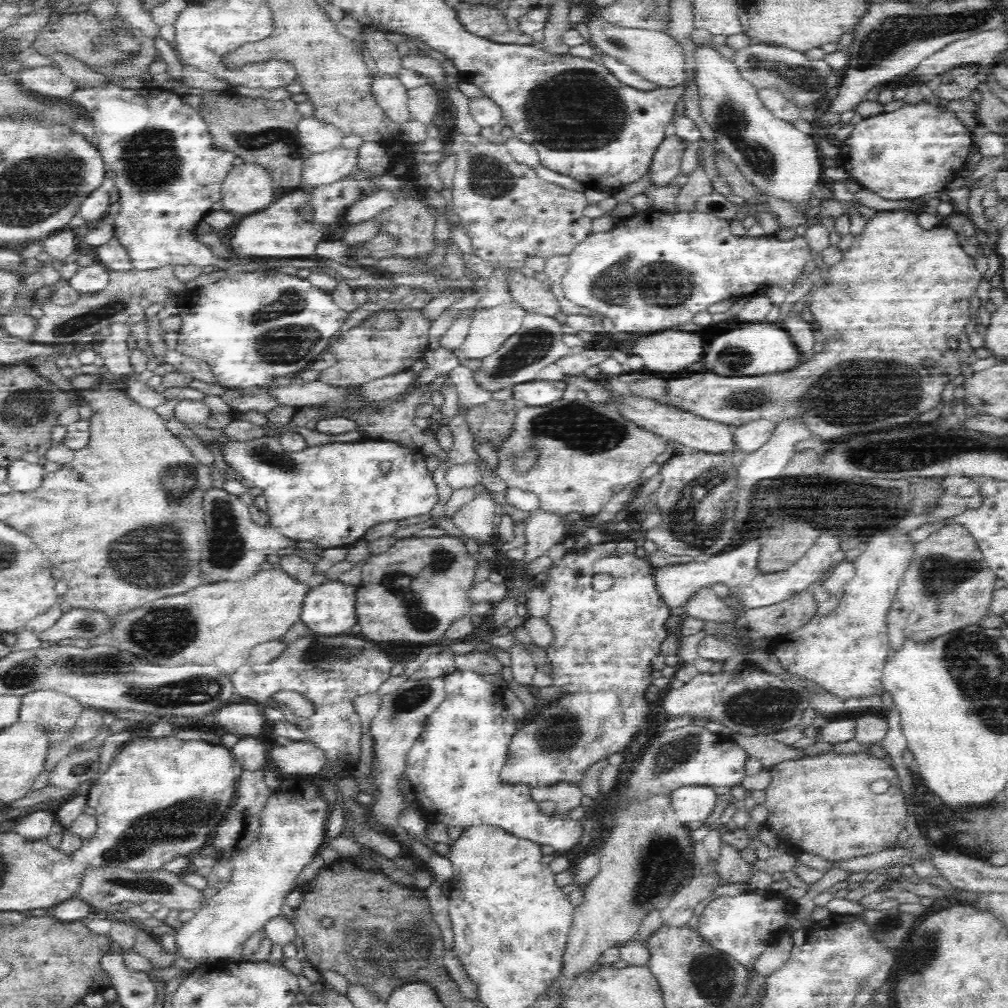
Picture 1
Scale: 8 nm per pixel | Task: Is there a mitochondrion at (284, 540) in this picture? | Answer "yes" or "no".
no

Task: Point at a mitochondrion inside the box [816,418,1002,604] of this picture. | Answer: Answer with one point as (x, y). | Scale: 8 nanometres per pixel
(937, 573)

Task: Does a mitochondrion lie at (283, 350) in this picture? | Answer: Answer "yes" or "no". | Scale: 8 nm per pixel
yes

